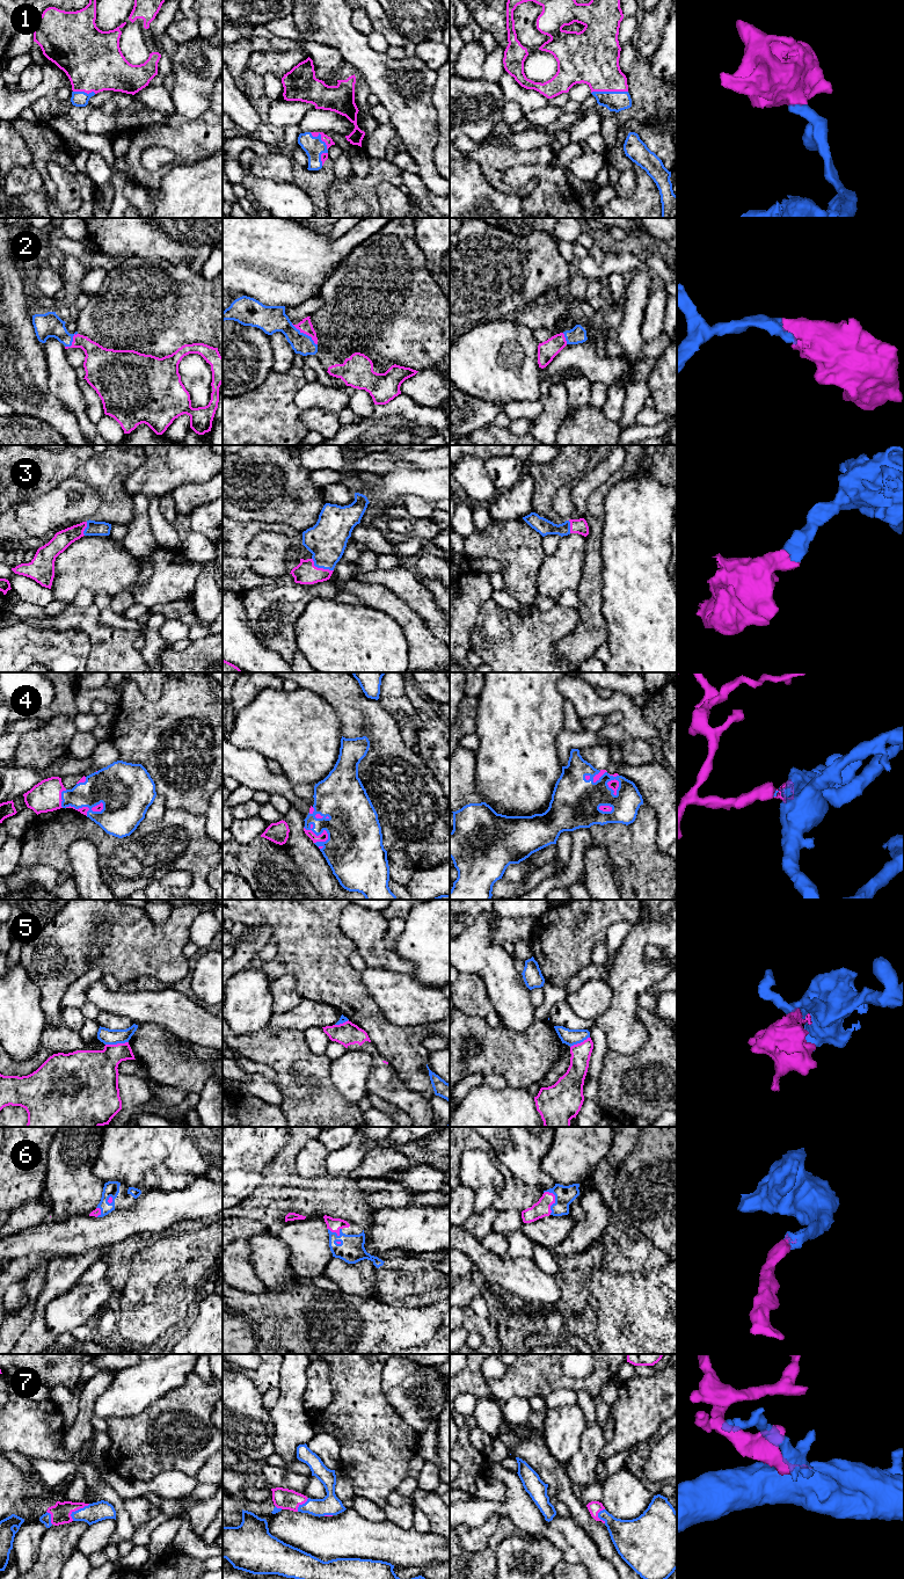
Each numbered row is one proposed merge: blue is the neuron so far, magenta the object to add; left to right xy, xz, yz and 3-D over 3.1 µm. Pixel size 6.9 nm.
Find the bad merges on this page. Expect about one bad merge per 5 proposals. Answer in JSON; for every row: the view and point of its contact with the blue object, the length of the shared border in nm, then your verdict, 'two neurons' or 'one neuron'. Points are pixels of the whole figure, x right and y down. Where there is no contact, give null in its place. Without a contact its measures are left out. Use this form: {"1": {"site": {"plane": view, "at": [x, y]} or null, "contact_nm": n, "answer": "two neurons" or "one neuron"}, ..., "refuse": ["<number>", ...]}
{"1": {"site": {"plane": "yz", "at": [609, 92]}, "contact_nm": 260, "answer": "one neuron"}, "2": {"site": {"plane": "xz", "at": [305, 334]}, "contact_nm": 240, "answer": "one neuron"}, "3": {"site": {"plane": "xz", "at": [320, 567]}, "contact_nm": 180, "answer": "one neuron"}, "4": {"site": {"plane": "yz", "at": [611, 776]}, "contact_nm": 220, "answer": "one neuron"}, "5": {"site": {"plane": "xy", "at": [116, 1043]}, "contact_nm": 160, "answer": "two neurons"}, "6": {"site": {"plane": "yz", "at": [555, 1200]}, "contact_nm": 170, "answer": "one neuron"}, "7": {"site": {"plane": "xy", "at": [78, 1510]}, "contact_nm": 170, "answer": "one neuron"}, "refuse": ["5"]}

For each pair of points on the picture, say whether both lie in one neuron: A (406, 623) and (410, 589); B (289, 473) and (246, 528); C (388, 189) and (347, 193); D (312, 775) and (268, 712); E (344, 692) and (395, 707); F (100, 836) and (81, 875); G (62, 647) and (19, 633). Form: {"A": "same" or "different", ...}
{"A": "different", "B": "different", "C": "different", "D": "same", "E": "different", "F": "different", "G": "same"}

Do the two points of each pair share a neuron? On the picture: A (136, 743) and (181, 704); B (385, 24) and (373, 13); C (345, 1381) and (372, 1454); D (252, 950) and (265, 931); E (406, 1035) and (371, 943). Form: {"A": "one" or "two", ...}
{"A": "one", "B": "one", "C": "one", "D": "one", "E": "two"}

